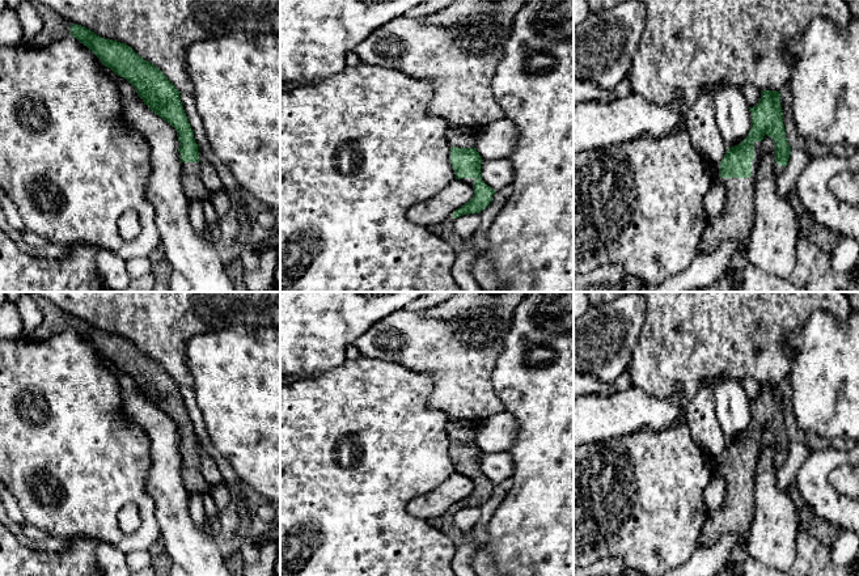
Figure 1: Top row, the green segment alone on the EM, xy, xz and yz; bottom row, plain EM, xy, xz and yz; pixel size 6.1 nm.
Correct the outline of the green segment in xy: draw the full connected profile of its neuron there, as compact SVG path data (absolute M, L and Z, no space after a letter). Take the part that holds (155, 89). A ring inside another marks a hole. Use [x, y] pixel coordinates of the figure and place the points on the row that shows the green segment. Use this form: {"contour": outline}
{"contour": "M76 24L71 25L69 34L86 46L105 67L126 79L135 88L144 105L175 128L186 198L190 202L208 199L212 192L200 178L202 165L198 157L198 144L185 114L179 92L168 77L124 43L105 39Z"}

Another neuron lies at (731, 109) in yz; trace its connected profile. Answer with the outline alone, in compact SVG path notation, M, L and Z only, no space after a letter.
M722 84L714 94L714 114L728 148L739 145L748 136L750 111L741 89Z

